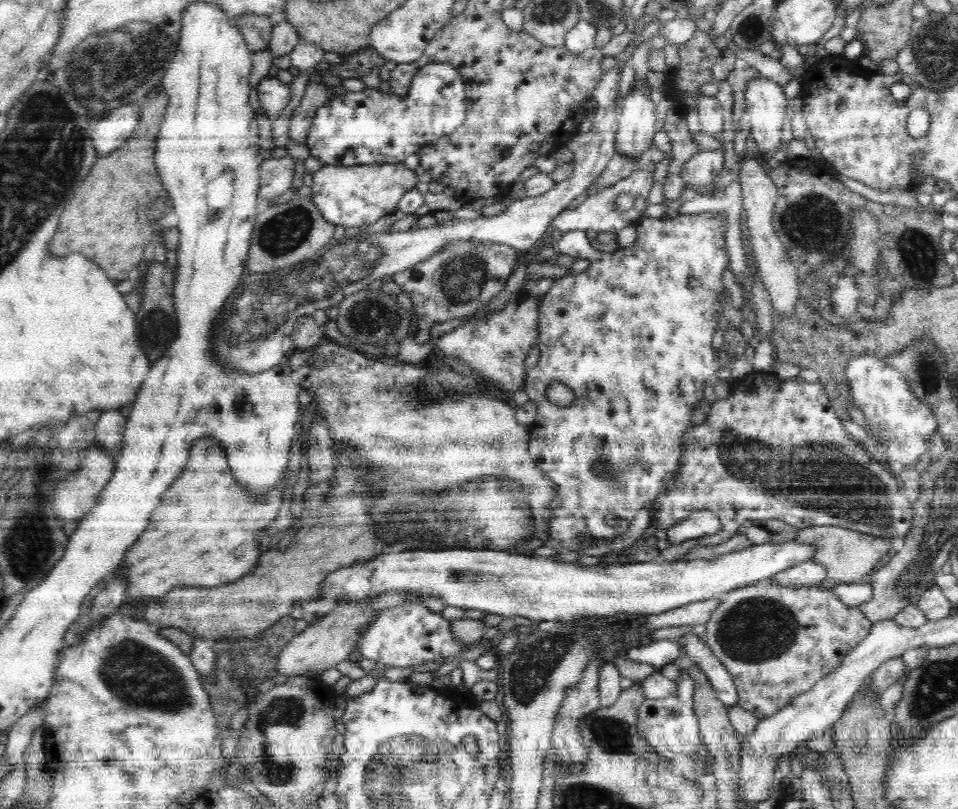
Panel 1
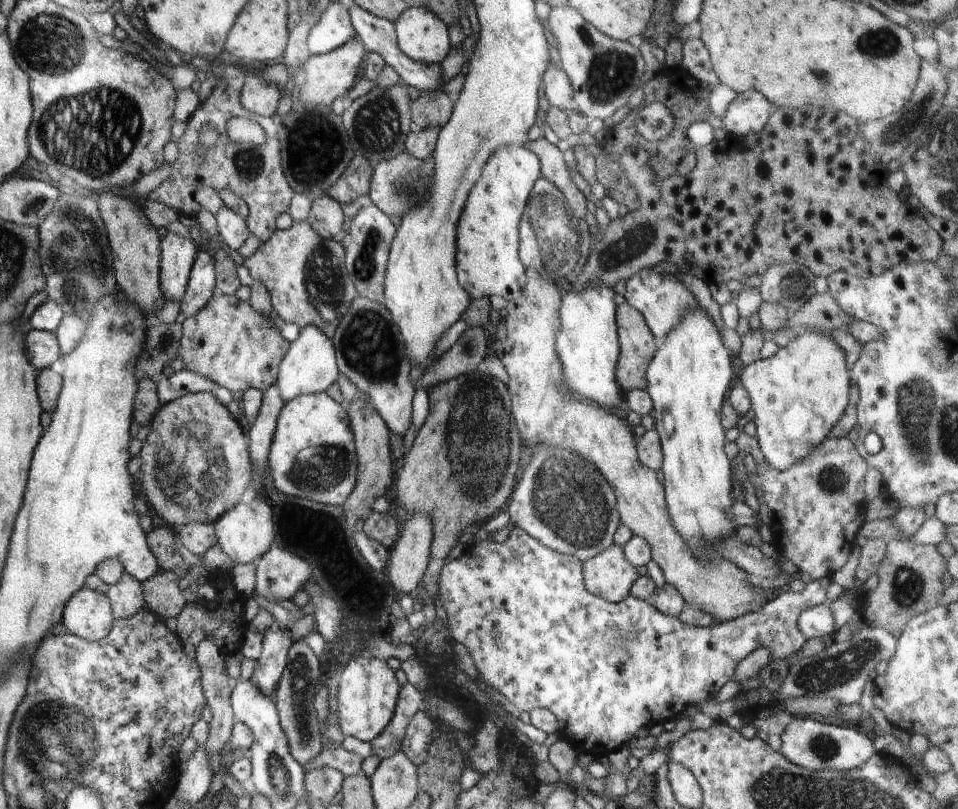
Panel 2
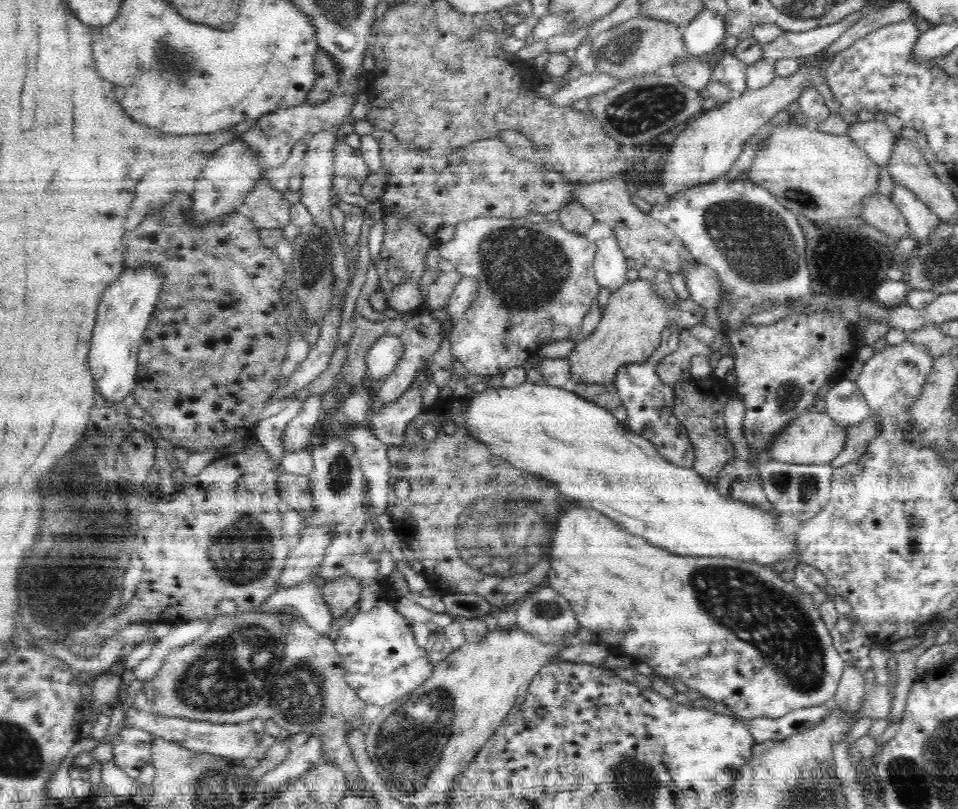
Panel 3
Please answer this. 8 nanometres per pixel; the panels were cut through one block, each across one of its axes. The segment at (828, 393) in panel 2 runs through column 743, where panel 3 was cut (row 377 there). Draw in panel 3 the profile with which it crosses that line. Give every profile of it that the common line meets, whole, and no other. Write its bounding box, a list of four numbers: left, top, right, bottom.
[365,336,403,380]

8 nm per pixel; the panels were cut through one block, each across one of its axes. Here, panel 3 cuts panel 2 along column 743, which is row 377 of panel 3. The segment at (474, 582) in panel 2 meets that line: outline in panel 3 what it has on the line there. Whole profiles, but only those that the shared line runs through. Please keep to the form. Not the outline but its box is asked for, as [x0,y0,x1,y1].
[614,325,696,468]

